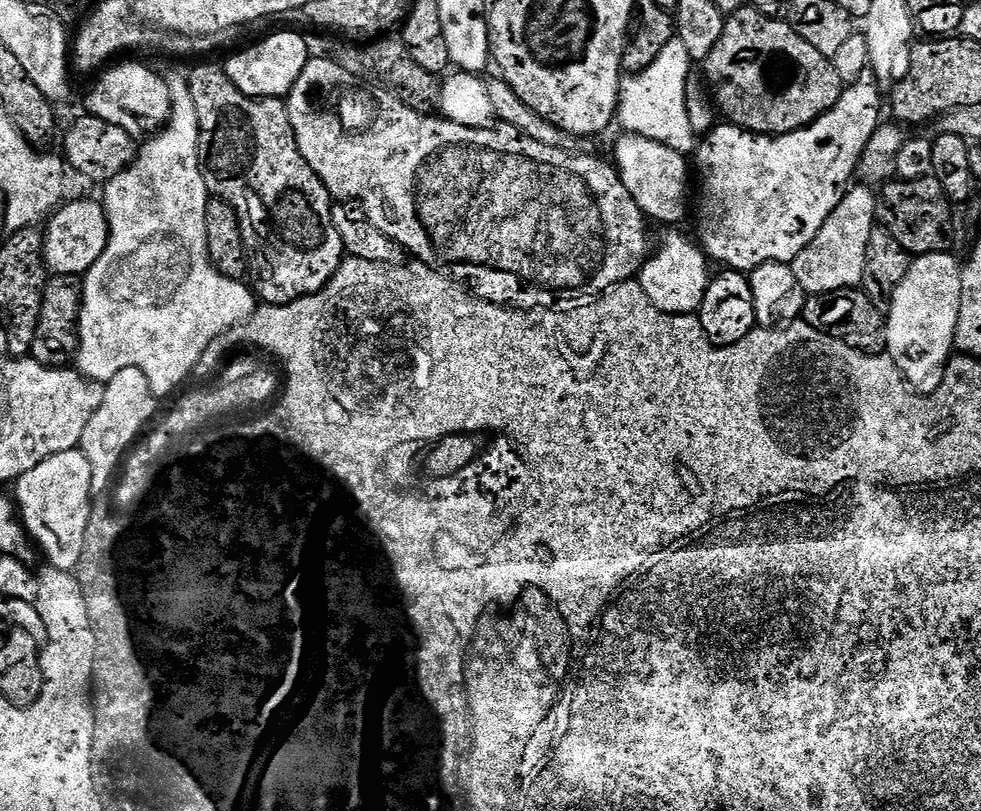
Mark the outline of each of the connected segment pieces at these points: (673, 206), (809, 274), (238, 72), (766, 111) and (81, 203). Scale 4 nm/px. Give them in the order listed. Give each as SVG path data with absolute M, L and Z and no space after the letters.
M624 134L621 137L616 144L614 167L619 172L626 190L630 190L634 202L638 202L645 217L668 224L664 226L679 225L676 223L690 212L690 208L687 208L690 164L689 161L688 164L684 161L687 160L685 153L670 150L670 146L662 142L654 142L650 138L631 134Z
M849 187L844 193L842 202L822 222L822 230L814 234L814 242L794 258L790 267L794 270L794 278L802 286L808 296L824 296L828 292L837 292L843 288L860 288L864 282L866 270L866 246L870 246L870 234L877 227L876 214L877 193L871 187Z
M276 32L258 41L253 48L234 53L228 61L223 61L222 67L230 82L234 82L242 94L252 96L255 100L279 100L287 97L294 82L298 82L309 58L308 44L298 33Z
M751 6L740 8L725 19L722 38L718 38L718 46L714 46L714 50L710 50L710 54L702 62L702 68L704 68L705 74L708 75L706 84L710 89L711 99L718 109L719 115L727 123L734 124L738 128L745 128L747 132L754 132L761 136L785 136L788 132L796 132L799 128L805 128L807 124L813 124L819 116L826 114L836 105L842 91L842 82L838 78L838 70L834 70L829 57L818 54L818 50L814 50L814 46L810 46L810 42L806 42L806 38L802 38L790 27L787 19L764 16L757 8Z
M99 199L70 200L61 203L51 213L43 229L44 267L52 276L80 278L90 270L90 266L94 266L94 262L98 262L98 258L102 258L102 250L106 250L108 215L104 213L103 203Z

